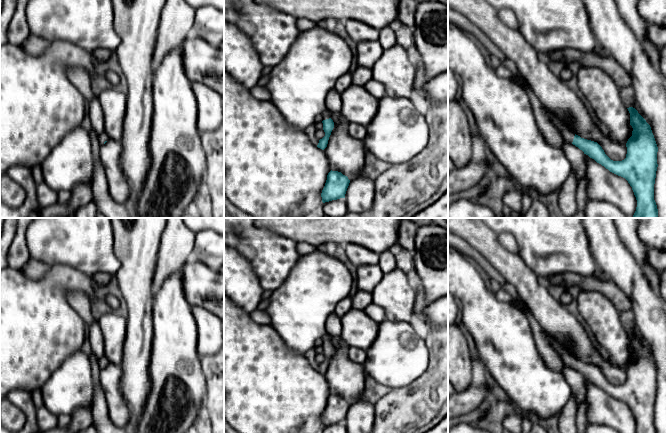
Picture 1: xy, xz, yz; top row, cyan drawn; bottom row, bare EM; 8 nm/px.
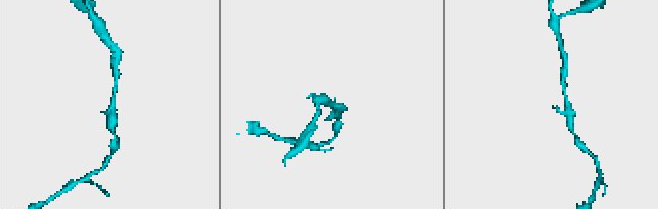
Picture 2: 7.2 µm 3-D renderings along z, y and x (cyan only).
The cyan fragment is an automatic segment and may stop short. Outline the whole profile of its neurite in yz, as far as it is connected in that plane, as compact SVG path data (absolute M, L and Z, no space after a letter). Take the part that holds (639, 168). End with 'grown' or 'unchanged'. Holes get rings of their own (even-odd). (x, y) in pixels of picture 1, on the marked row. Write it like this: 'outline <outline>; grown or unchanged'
outline M635 108L627 109L633 131L626 143L626 158L622 161L611 160L597 142L581 138L548 110L546 112L562 134L565 143L575 145L610 172L628 181L637 200L636 211L632 218L658 218L658 209L654 200L658 147L646 120Z; grown

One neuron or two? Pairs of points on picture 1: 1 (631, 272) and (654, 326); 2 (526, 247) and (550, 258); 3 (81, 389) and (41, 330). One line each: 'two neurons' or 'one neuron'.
1: one neuron
2: one neuron
3: two neurons

